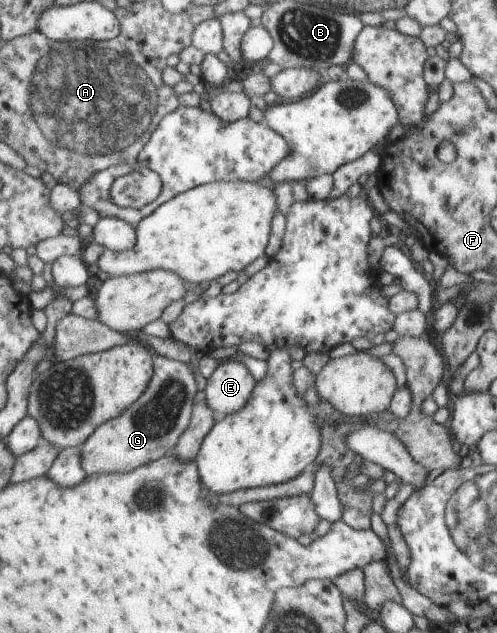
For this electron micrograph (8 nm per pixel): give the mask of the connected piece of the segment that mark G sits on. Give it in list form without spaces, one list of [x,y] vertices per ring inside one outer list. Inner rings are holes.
[[[157,354],[157,372],[146,393],[121,416],[100,426],[84,444],[84,465],[88,474],[130,473],[173,454],[194,421],[199,392],[192,366],[178,358]]]

